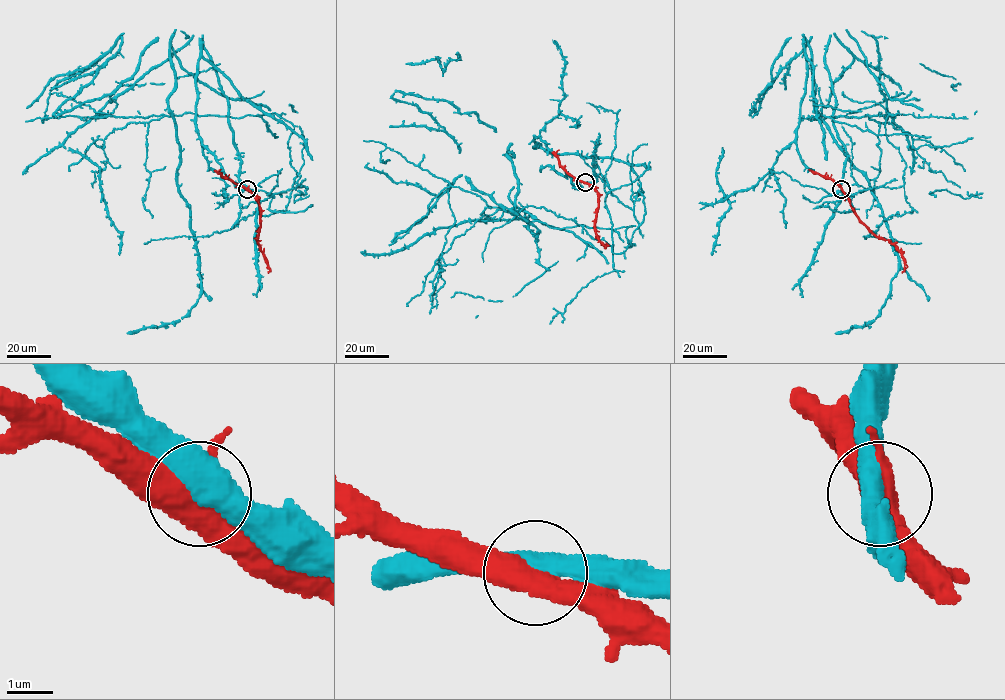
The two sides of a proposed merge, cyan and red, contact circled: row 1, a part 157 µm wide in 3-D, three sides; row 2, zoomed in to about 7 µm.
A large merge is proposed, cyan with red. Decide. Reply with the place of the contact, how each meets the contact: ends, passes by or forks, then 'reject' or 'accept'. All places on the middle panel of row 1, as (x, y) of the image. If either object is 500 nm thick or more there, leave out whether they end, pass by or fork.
at (585, 182); accept

